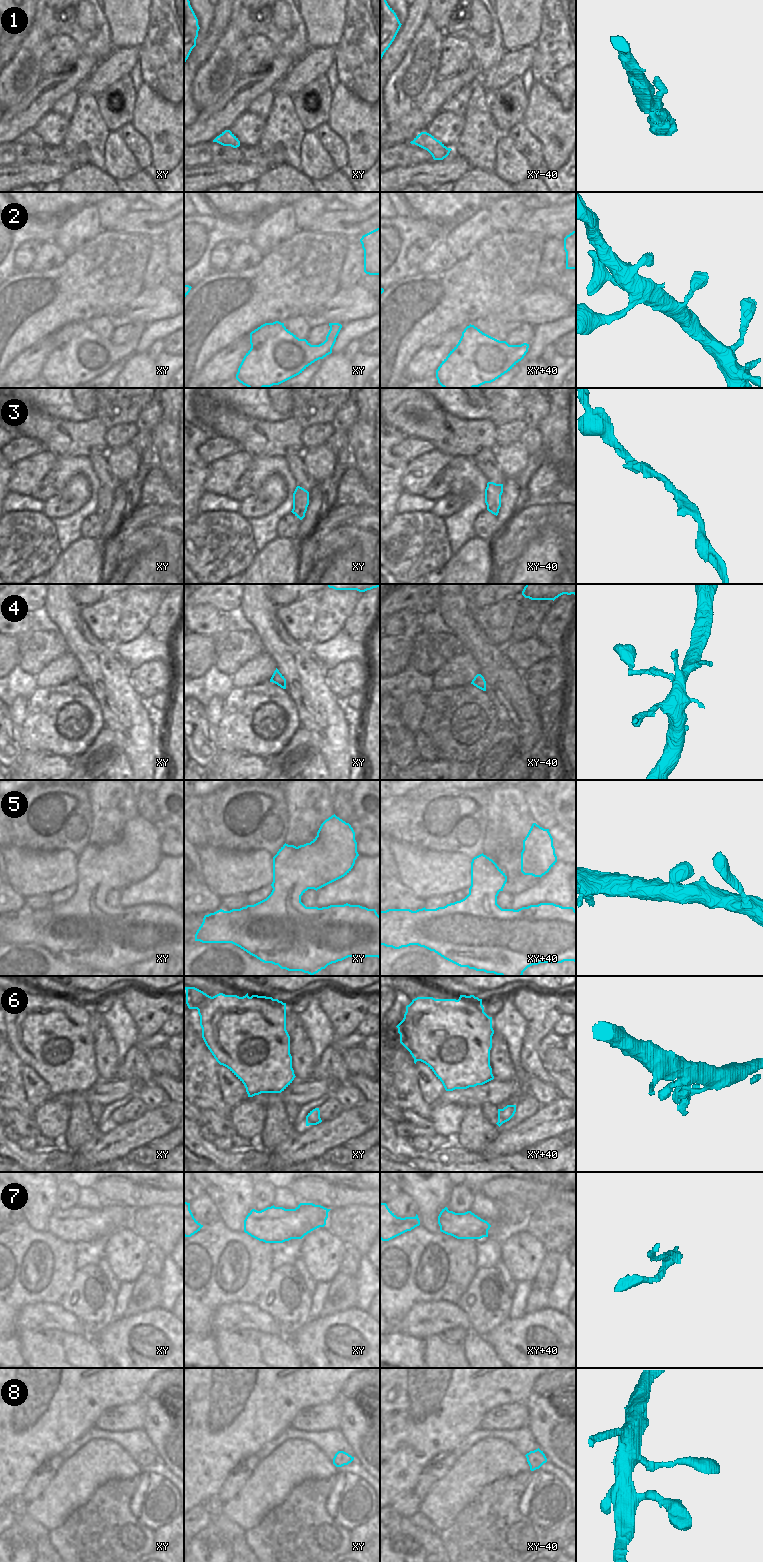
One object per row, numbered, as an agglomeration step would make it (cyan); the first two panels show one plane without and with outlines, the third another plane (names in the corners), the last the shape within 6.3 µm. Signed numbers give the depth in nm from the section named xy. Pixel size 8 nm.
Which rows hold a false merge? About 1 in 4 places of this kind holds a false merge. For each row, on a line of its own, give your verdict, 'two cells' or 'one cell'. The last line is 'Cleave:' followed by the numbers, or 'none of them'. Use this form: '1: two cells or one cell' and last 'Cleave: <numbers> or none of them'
1: one cell
2: one cell
3: one cell
4: two cells
5: one cell
6: one cell
7: one cell
8: one cell
Cleave: 4

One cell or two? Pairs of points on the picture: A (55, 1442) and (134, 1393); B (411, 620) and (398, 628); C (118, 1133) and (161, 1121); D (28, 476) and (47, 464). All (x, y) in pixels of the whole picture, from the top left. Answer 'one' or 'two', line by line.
A: one
B: one
C: one
D: one

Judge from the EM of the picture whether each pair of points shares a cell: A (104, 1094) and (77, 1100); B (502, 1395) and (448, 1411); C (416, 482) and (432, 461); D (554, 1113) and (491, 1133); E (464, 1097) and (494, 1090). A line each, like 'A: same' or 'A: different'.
A: different
B: same
C: same
D: different
E: same

